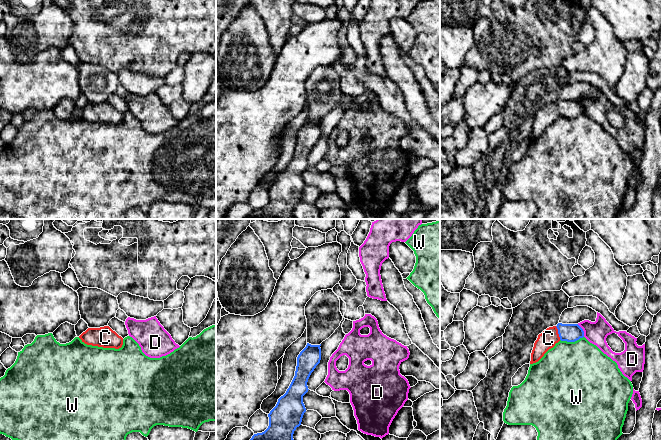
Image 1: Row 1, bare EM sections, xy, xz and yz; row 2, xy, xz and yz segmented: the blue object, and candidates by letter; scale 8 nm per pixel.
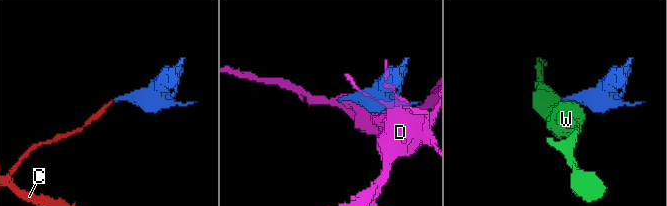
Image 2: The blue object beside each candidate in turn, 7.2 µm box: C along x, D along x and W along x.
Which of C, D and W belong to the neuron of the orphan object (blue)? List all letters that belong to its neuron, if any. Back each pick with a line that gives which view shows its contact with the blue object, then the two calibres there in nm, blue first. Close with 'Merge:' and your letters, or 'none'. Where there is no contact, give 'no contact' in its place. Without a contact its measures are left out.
C: contact in yz; calibres 140 and 150 nm
Merge: C

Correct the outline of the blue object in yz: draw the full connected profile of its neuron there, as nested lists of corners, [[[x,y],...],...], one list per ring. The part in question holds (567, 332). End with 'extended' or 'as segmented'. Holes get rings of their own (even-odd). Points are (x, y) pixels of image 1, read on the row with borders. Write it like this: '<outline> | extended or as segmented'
[[[562,324],[549,327],[538,335],[531,353],[530,364],[538,362],[544,354],[561,341],[575,342],[584,337],[584,331],[578,324]]] | extended

